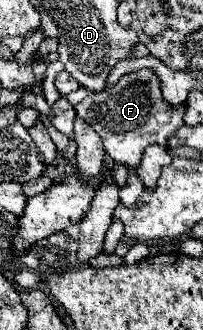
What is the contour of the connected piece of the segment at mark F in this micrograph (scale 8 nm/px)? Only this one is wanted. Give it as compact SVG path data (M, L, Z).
M144 67L132 73L126 73L116 87L110 91L110 97L86 97L76 107L76 113L90 121L94 131L104 141L104 149L108 157L112 157L116 163L124 163L128 167L138 167L142 153L148 145L168 145L168 139L174 131L184 127L184 115L186 115L186 103L170 105L160 91L160 77Z

